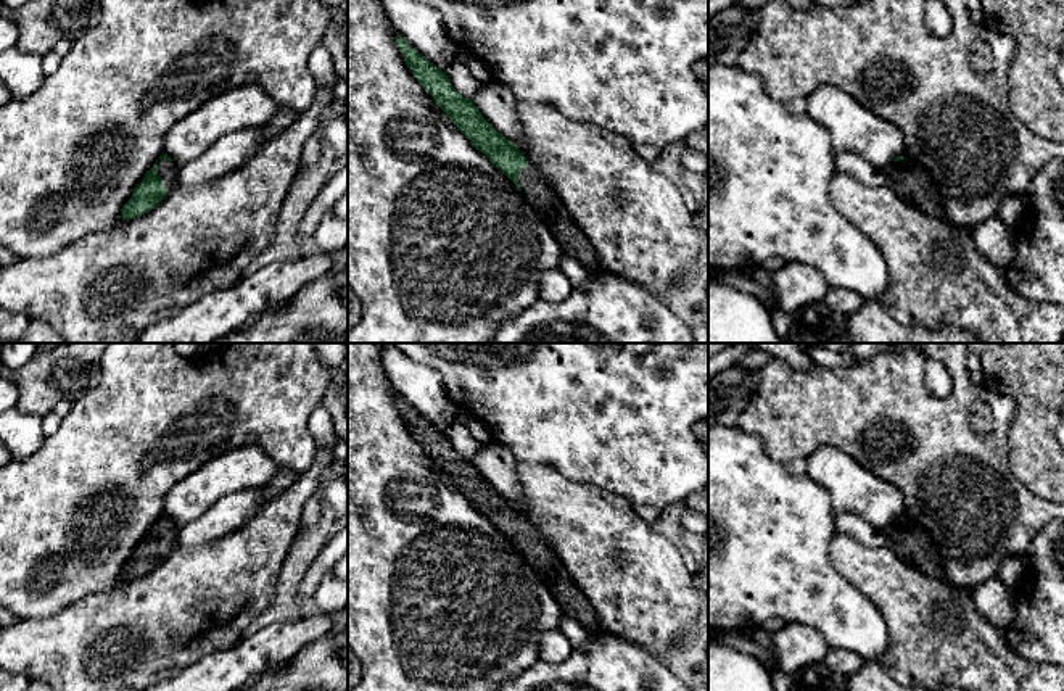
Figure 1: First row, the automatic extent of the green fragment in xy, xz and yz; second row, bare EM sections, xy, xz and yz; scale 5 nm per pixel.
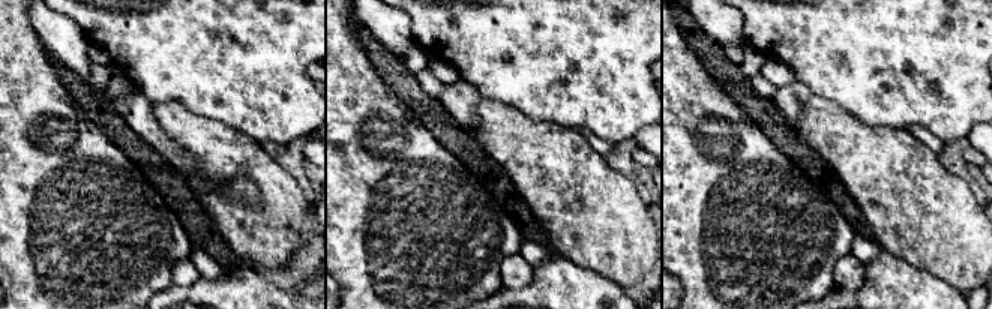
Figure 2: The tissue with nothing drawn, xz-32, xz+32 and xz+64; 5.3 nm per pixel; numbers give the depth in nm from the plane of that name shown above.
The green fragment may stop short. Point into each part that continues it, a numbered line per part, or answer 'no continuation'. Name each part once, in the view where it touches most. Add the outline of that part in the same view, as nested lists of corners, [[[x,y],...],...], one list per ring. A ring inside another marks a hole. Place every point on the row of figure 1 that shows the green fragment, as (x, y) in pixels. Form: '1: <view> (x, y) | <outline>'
1: xy (166, 169) | [[[159,159],[156,166],[158,166],[158,176],[161,177],[167,193],[177,185],[179,166],[174,161],[164,161],[164,159]]]

